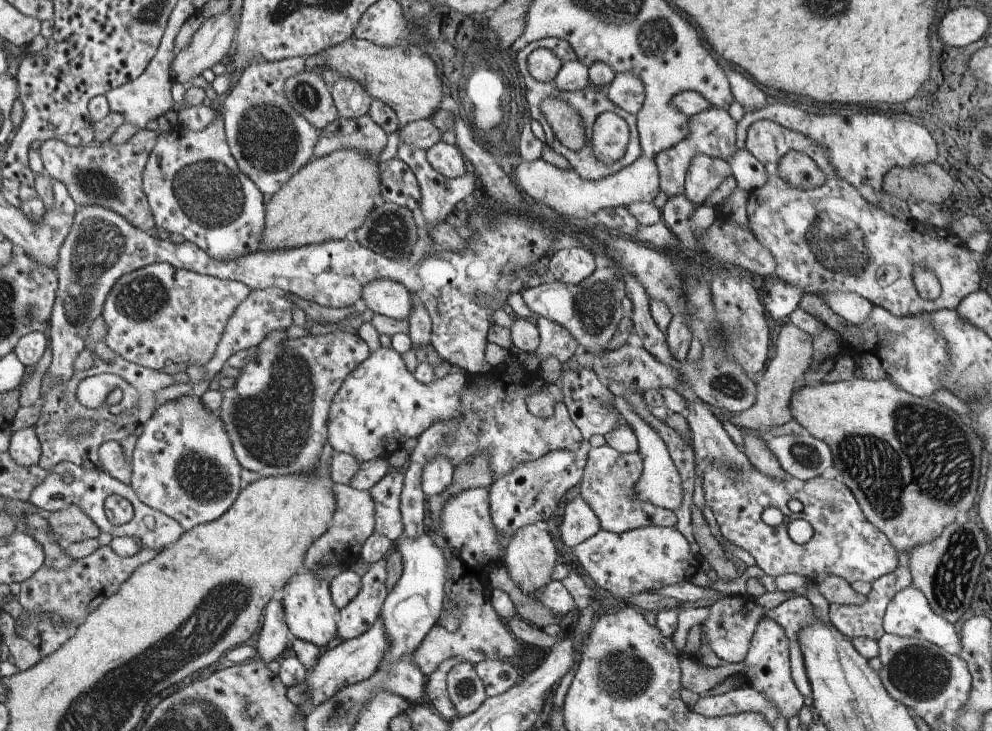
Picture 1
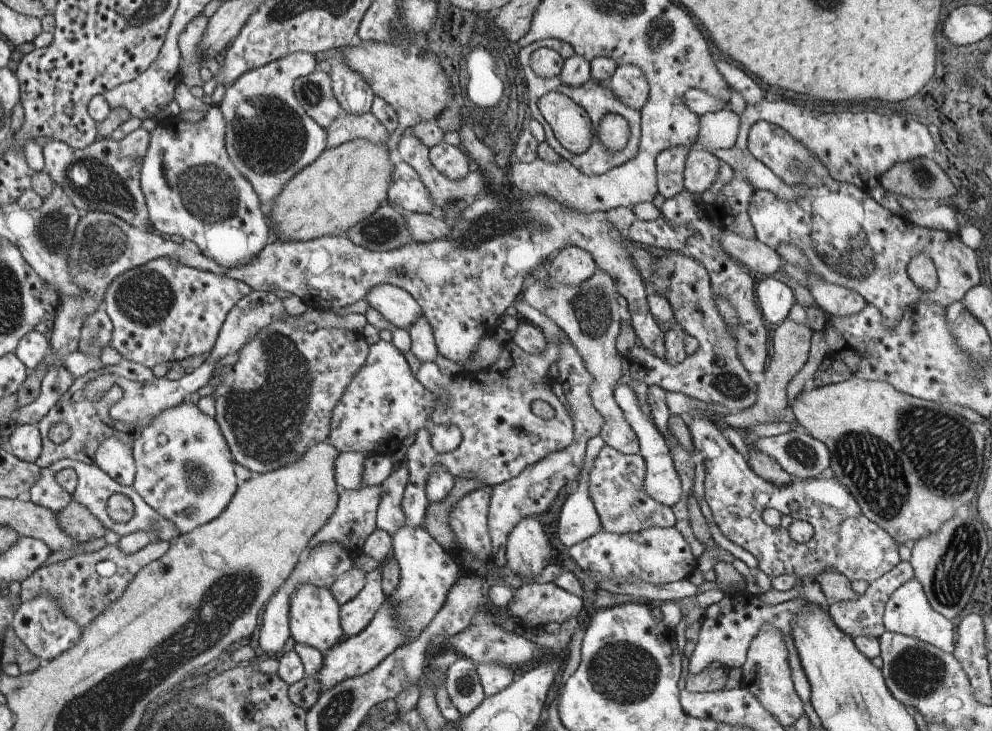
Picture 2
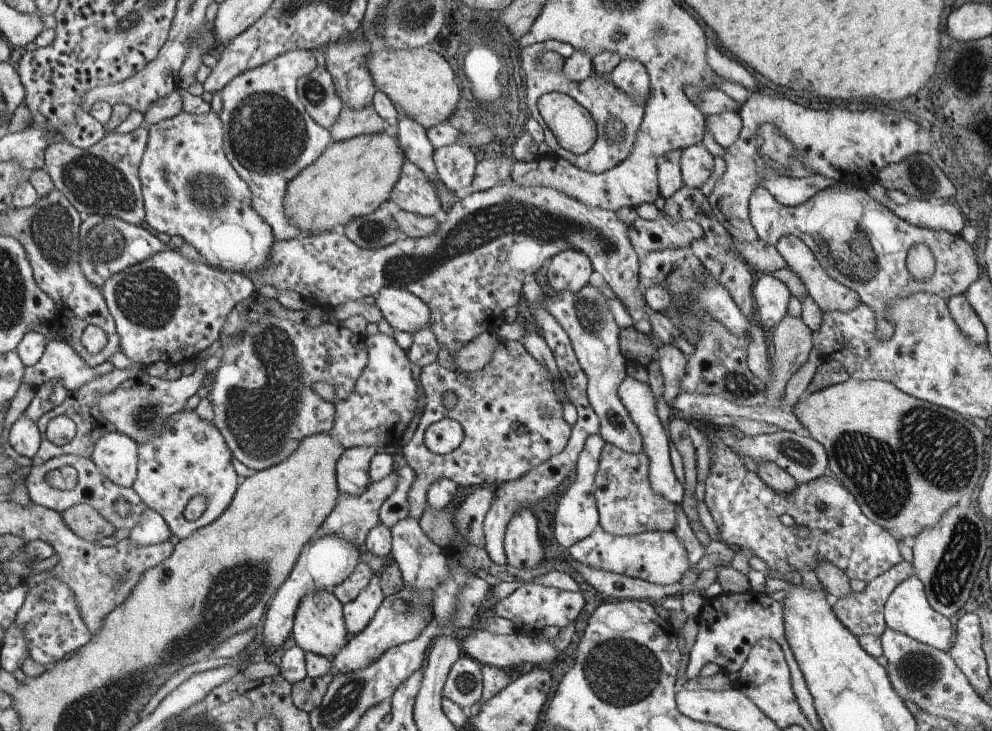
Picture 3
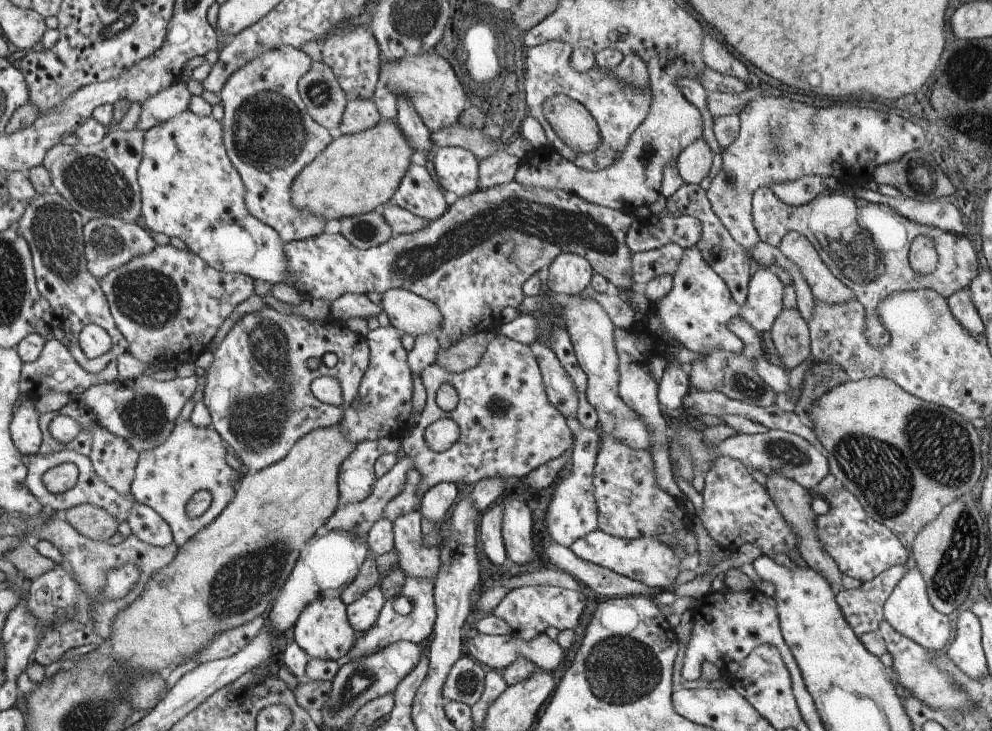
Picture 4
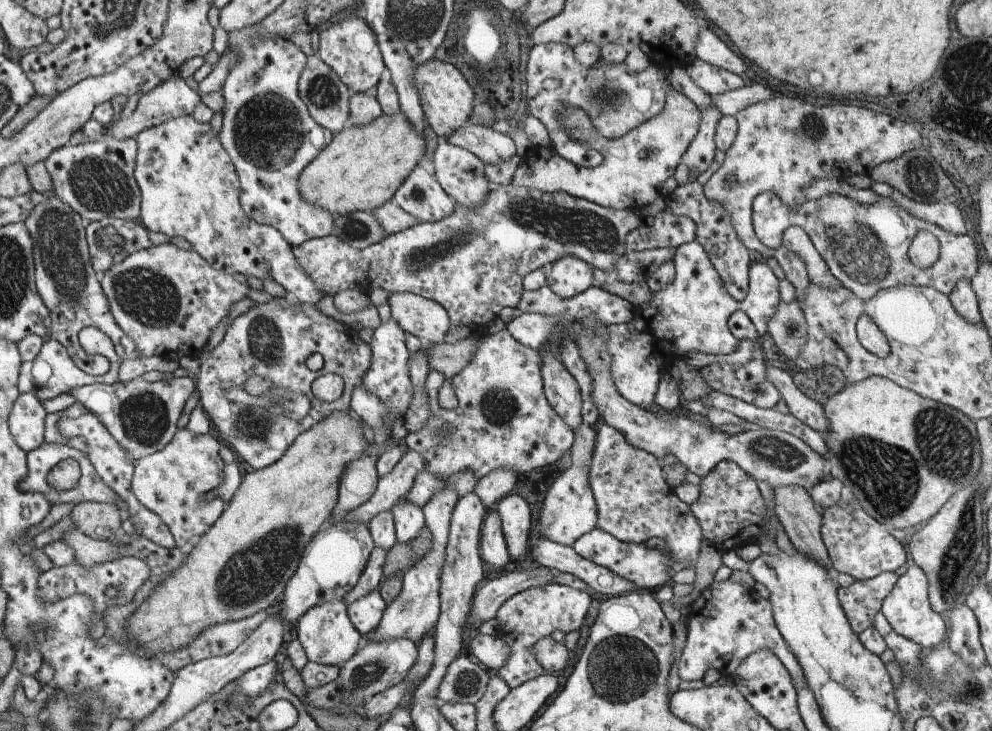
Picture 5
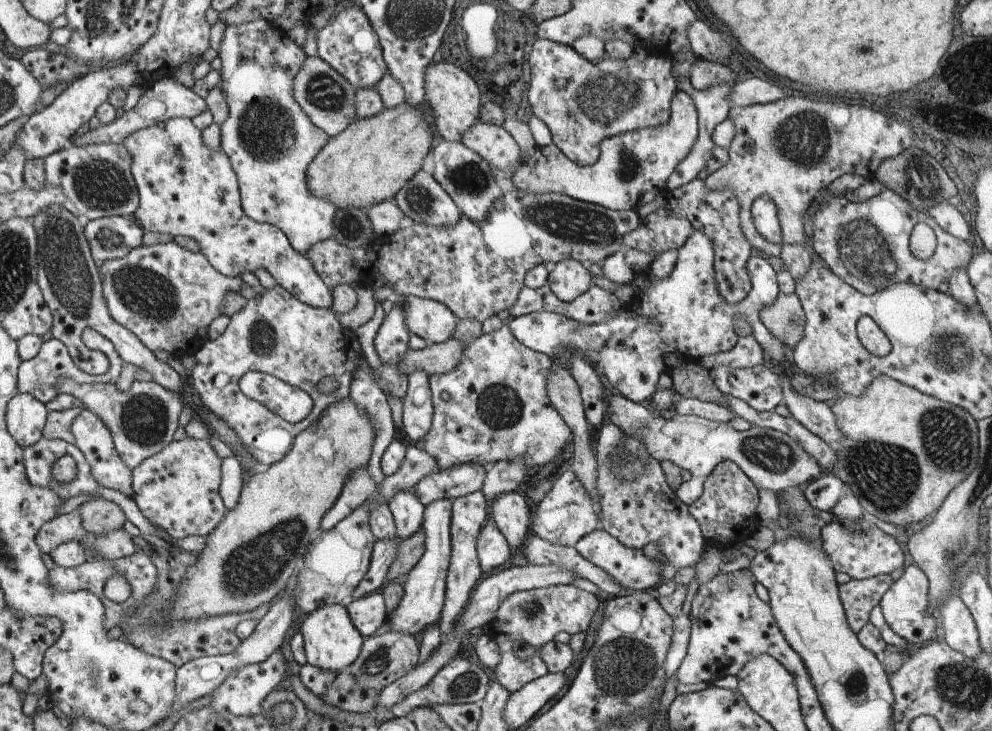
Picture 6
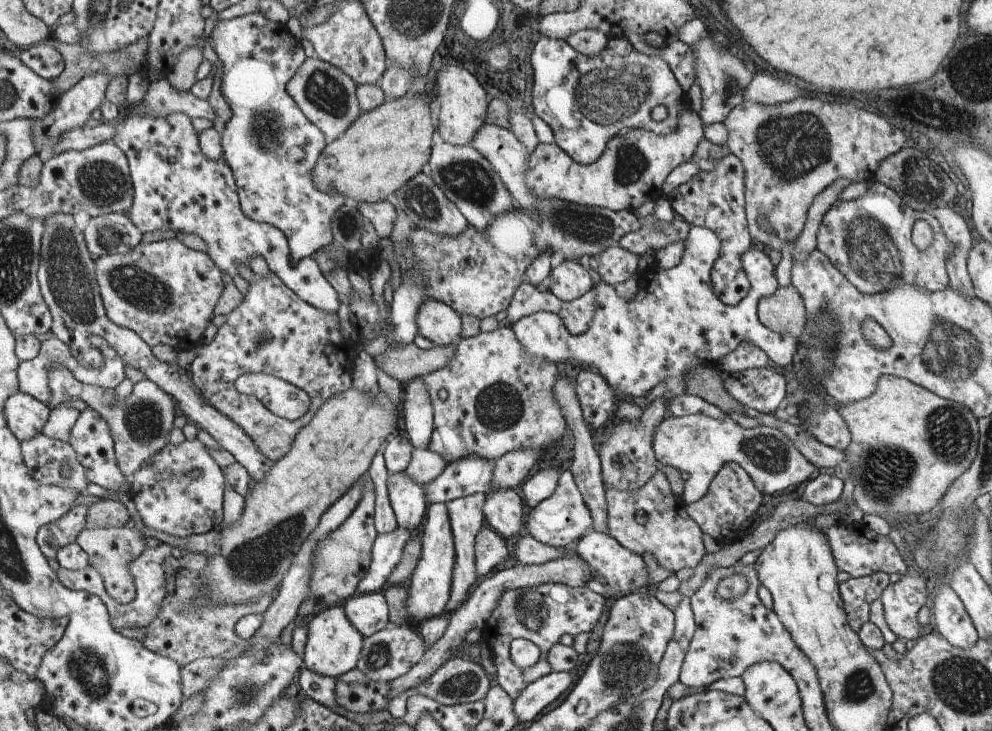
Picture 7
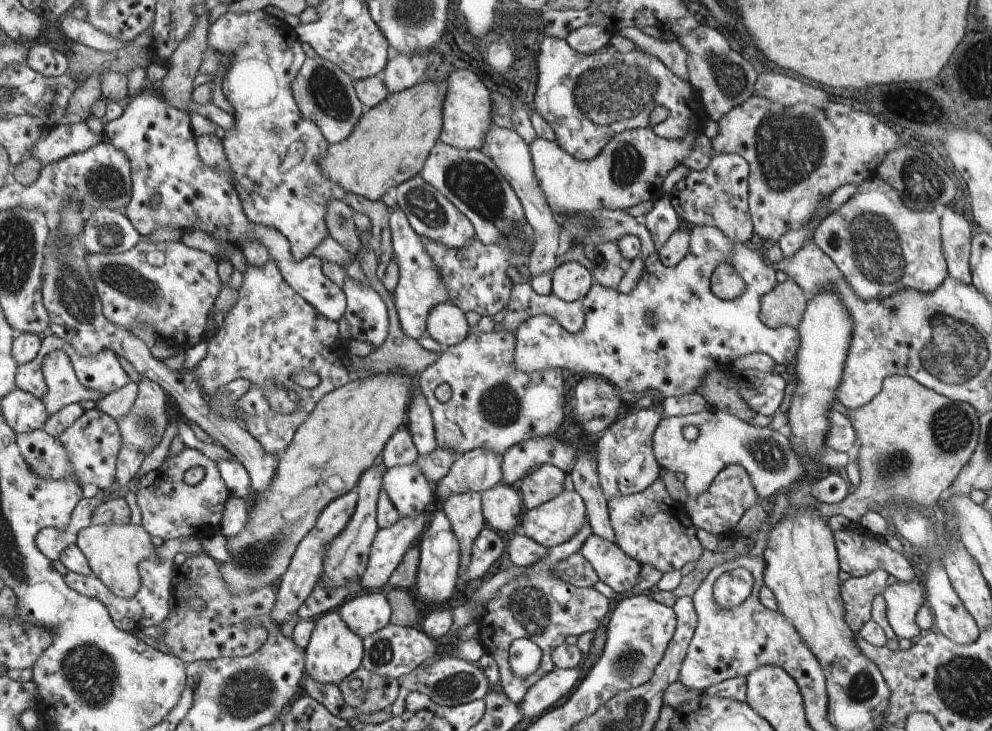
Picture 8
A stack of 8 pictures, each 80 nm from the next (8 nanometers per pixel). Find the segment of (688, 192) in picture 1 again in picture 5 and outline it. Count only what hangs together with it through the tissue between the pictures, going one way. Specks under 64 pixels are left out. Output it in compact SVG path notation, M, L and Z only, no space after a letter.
M713 102L702 111L701 128L674 173L679 185L696 181L700 174L710 168L717 150L715 130L721 118L722 115L713 107Z

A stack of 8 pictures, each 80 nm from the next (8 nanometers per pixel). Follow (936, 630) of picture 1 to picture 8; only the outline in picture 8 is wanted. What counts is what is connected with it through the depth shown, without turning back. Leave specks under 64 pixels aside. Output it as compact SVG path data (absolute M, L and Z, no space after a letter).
M918 578L911 581L897 581L884 589L886 616L891 629L899 639L916 638L921 628L915 621L918 609L925 600L924 584Z

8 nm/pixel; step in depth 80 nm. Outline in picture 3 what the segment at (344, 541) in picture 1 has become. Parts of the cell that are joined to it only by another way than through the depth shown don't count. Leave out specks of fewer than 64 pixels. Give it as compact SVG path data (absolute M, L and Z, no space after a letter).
M400 461L396 468L381 481L372 483L366 487L359 495L349 495L340 493L340 499L337 501L337 506L329 517L326 518L324 524L318 530L319 535L338 535L340 538L346 539L354 546L363 549L367 534L378 525L379 522L379 510L381 504L392 494L397 481L398 466L401 465Z

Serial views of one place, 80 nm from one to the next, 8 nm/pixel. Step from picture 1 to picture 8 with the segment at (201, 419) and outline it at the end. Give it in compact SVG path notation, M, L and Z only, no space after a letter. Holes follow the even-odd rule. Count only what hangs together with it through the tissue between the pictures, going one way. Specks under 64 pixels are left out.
M185 446L179 454L168 456L159 469L142 475L138 481L136 500L140 506L142 526L149 531L150 535L158 536L166 541L171 538L210 538L222 526L222 508L227 498L231 495L225 482L221 479L216 462L195 448ZM196 466L203 466L205 475L201 482L187 486L184 483L184 472Z

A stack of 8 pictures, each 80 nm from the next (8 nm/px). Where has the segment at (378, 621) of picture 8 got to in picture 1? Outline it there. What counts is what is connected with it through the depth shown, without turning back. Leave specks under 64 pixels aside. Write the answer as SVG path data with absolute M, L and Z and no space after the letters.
M384 559L372 563L361 579L360 592L339 612L336 636L338 642L368 632L376 624L384 608L384 598L388 594L388 563Z

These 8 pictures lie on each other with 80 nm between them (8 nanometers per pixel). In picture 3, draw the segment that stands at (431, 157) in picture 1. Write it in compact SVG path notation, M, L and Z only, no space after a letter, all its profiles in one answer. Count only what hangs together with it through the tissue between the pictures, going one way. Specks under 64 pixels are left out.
M457 143L438 147L433 150L433 159L439 180L452 192L468 188L473 184L477 161L473 148Z

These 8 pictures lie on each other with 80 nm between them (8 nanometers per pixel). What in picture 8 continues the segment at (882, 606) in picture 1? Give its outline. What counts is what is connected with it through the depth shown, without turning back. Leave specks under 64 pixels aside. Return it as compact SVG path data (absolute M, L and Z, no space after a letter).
M876 569L866 576L851 576L841 583L840 594L845 608L845 621L858 635L862 625L871 619L872 601L887 587L888 573Z

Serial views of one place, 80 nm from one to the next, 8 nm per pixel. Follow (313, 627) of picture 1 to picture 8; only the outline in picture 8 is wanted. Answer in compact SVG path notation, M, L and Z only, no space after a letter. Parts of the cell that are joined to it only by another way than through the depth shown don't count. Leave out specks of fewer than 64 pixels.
M339 610L326 611L326 614L322 614L314 622L314 630L305 648L306 672L316 682L338 685L361 667L365 654L364 639L346 624Z

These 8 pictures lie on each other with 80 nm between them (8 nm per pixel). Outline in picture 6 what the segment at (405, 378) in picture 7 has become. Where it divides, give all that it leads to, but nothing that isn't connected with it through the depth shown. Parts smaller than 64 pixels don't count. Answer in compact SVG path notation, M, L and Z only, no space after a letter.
M450 337L446 342L428 344L423 349L408 349L399 363L399 369L408 376L415 370L425 370L429 375L448 374L461 363L466 344Z

